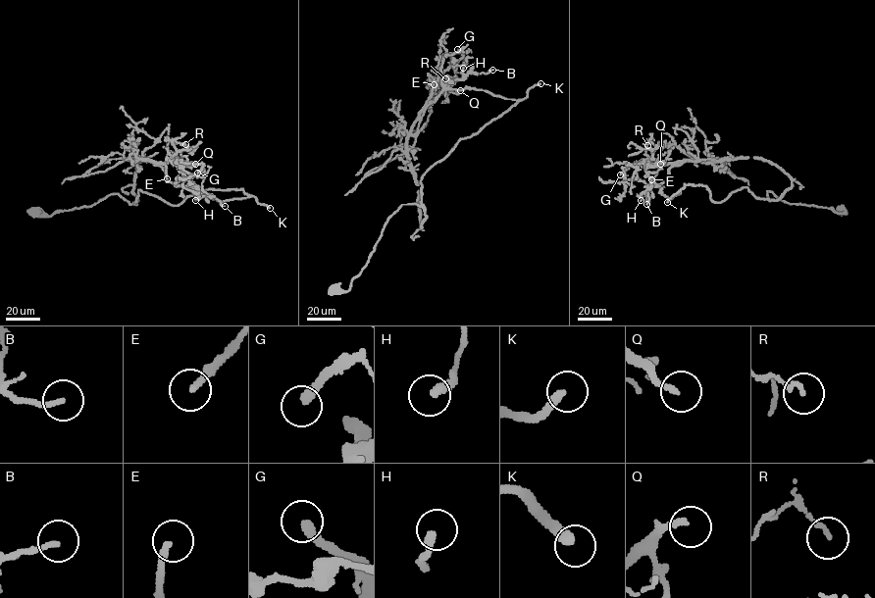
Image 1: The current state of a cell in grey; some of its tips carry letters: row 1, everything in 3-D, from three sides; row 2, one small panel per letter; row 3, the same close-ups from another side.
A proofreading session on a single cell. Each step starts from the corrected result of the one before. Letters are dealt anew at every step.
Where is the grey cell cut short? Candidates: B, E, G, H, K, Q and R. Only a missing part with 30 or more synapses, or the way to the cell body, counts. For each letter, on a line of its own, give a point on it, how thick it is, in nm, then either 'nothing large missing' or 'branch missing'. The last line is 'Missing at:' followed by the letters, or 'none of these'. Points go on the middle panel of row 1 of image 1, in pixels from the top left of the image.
B: (492, 70) | 170 nm | nothing large missing
E: (434, 84) | 240 nm | branch missing
G: (457, 49) | 320 nm | branch missing
H: (463, 68) | 280 nm | nothing large missing
K: (540, 83) | 320 nm | branch missing
Q: (460, 90) | 200 nm | nothing large missing
R: (445, 78) | 170 nm | nothing large missing
Missing at: E, G, K

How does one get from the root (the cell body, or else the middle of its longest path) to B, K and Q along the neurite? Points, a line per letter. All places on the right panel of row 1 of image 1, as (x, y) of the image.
B: (840, 209), (746, 187), (714, 202), (688, 184), (671, 198), (651, 186), (646, 204)
K: (840, 209), (746, 187), (714, 202), (688, 184), (667, 202)
Q: (840, 209), (746, 187), (717, 202), (685, 184), (670, 198), (650, 187), (644, 163), (660, 164)

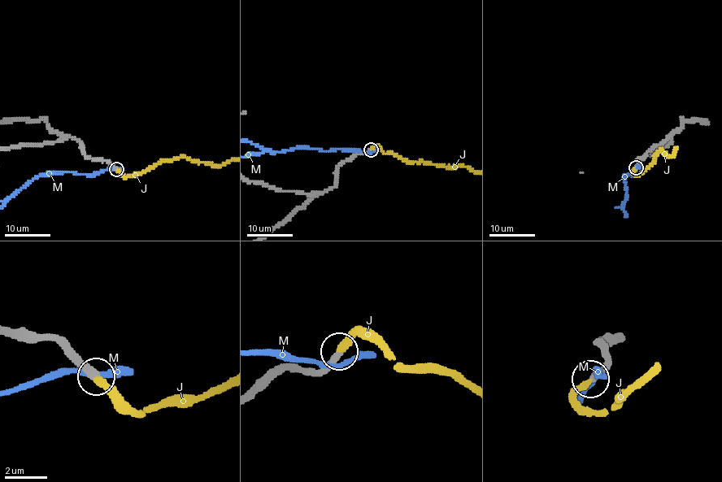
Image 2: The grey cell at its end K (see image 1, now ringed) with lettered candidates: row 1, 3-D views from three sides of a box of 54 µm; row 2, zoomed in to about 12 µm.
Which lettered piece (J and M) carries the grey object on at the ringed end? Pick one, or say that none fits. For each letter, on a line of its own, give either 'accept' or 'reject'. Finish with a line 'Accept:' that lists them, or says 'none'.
J: accept
M: reject
Accept: J

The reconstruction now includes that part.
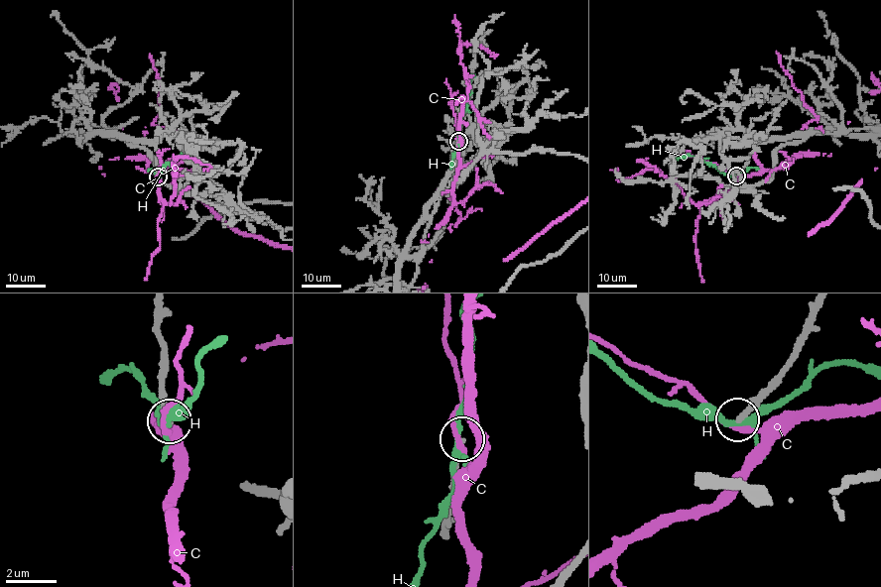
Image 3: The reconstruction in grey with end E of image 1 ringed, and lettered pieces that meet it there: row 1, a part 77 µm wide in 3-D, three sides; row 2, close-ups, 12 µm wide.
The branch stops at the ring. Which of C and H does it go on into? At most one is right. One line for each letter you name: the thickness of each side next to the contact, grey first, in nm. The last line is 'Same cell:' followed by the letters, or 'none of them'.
Same cell: none of them

